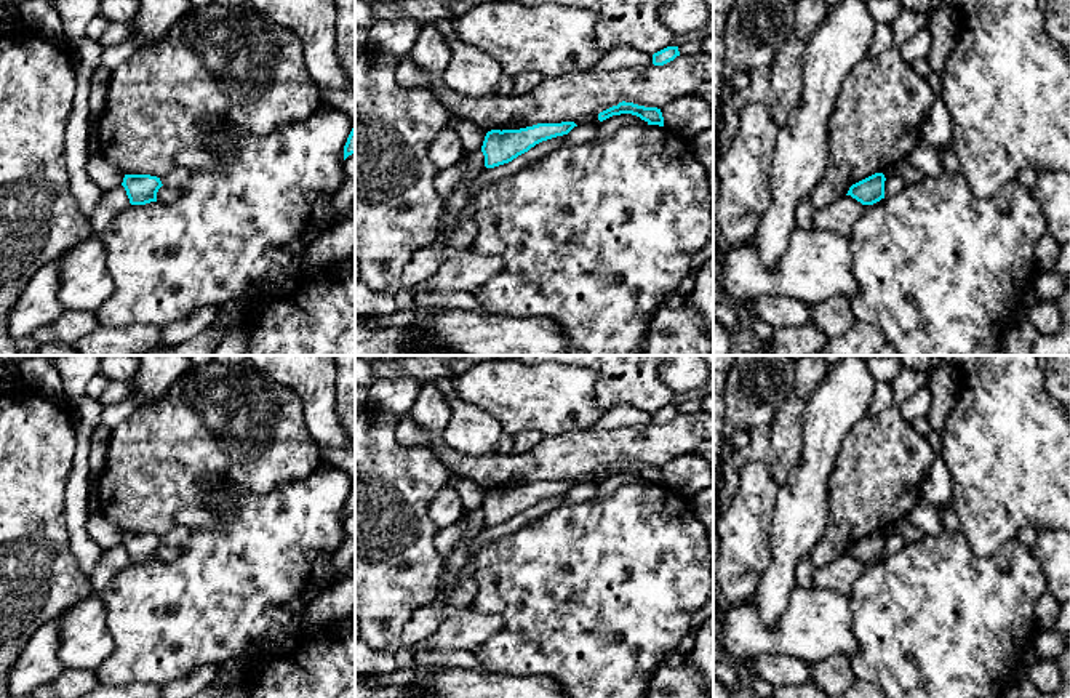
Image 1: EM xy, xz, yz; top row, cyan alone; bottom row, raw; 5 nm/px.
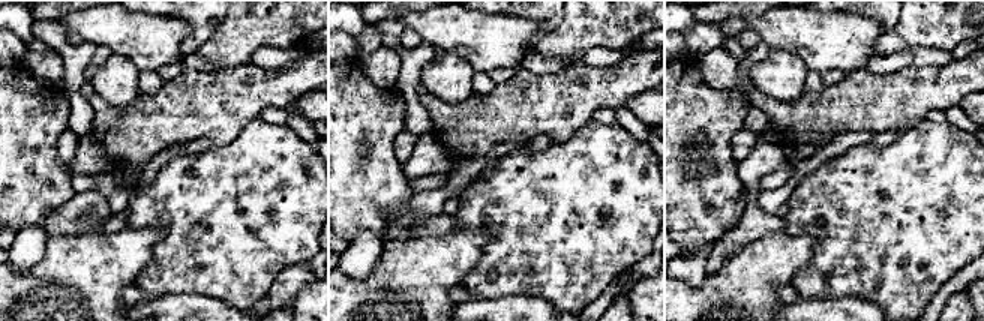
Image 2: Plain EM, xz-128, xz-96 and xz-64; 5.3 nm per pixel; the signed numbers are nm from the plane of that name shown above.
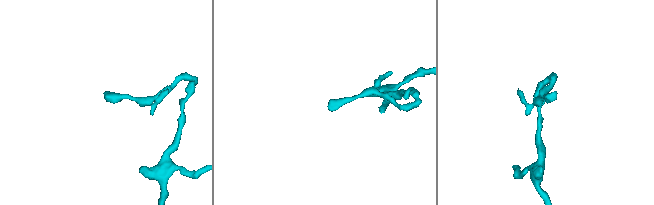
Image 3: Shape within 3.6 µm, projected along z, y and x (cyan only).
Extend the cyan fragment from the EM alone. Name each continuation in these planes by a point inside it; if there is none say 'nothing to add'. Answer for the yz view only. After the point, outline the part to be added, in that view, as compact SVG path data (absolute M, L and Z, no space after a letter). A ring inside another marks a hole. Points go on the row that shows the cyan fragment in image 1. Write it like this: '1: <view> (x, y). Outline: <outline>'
nothing to add

